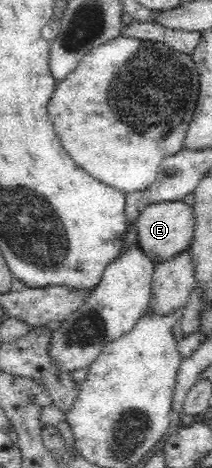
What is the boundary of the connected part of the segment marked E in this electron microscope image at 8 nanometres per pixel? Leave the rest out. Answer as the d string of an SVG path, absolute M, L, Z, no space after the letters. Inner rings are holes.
M163 201L147 205L135 221L137 244L152 261L169 260L190 247L194 239L196 216L194 208L180 201Z

